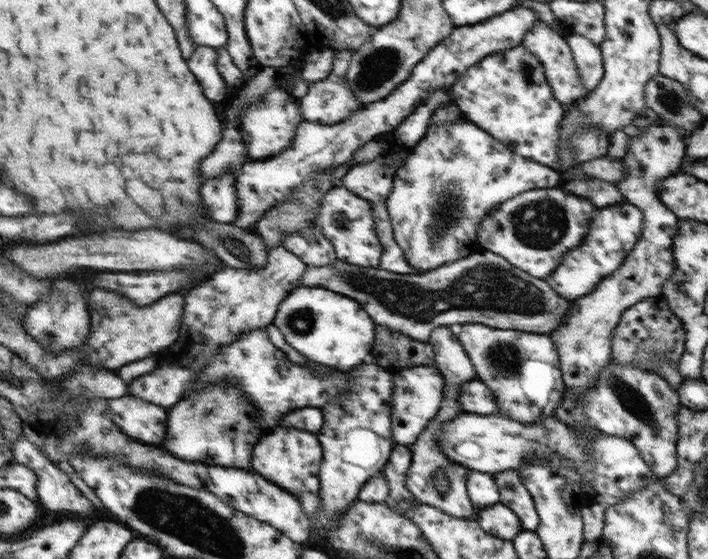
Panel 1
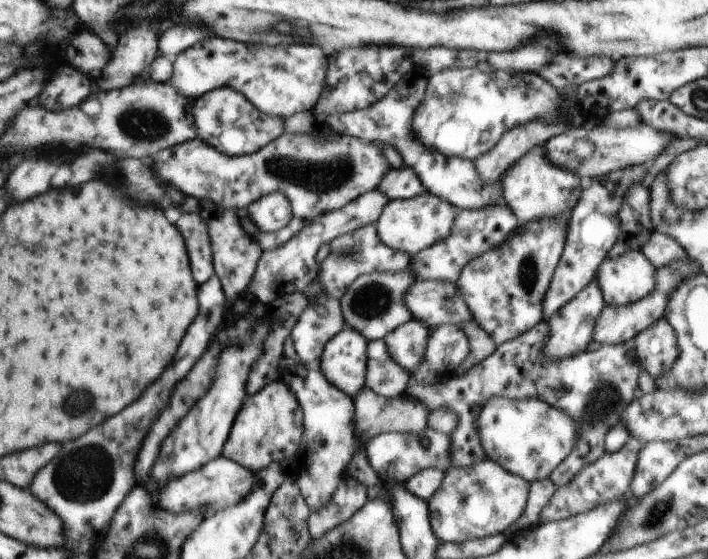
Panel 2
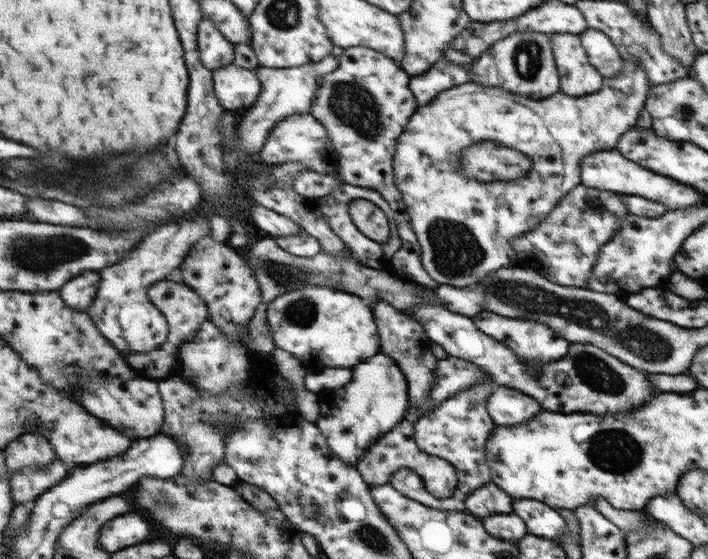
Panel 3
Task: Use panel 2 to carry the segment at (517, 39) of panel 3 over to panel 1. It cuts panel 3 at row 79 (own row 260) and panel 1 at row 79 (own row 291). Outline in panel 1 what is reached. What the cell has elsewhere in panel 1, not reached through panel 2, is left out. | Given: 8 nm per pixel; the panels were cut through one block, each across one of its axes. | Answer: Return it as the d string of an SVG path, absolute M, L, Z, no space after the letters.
M520 44L492 53L473 64L450 88L453 96L451 102L458 105L466 120L512 147L512 151L518 155L558 170L558 139L561 138L558 136L558 127L565 118L565 106L553 95L553 87L546 79L545 66L541 60L529 48Z

